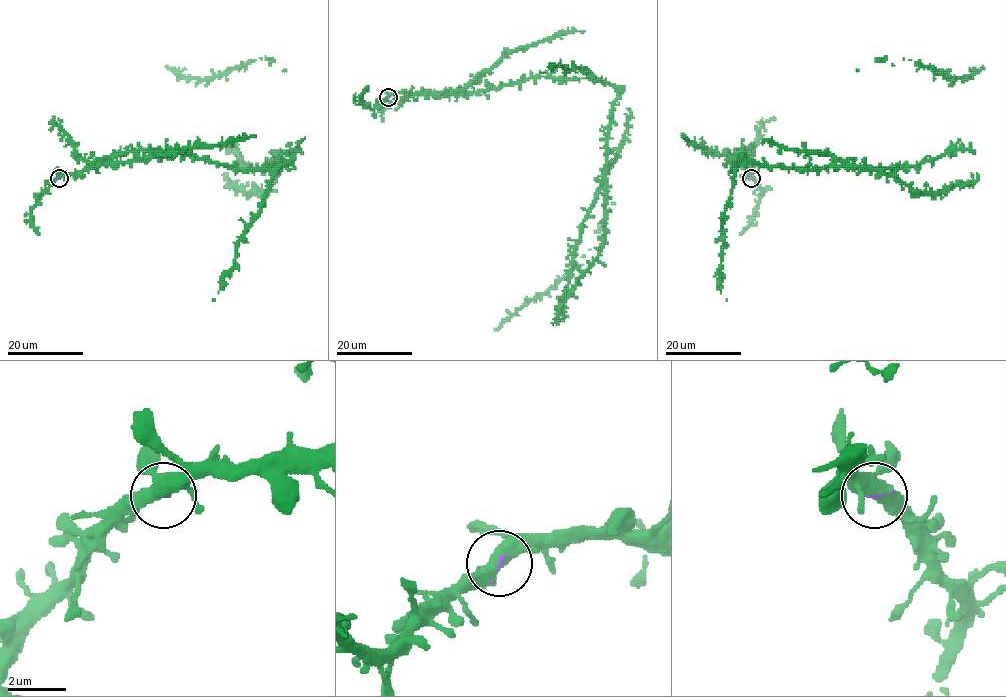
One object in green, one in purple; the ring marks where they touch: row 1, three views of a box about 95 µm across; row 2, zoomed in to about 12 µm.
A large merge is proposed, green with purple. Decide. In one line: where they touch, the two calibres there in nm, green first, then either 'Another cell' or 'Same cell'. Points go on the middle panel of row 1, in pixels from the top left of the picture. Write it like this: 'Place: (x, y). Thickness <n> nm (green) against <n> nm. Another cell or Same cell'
Place: (388, 97). Thickness 440 nm (green) against 90 nm. Same cell

